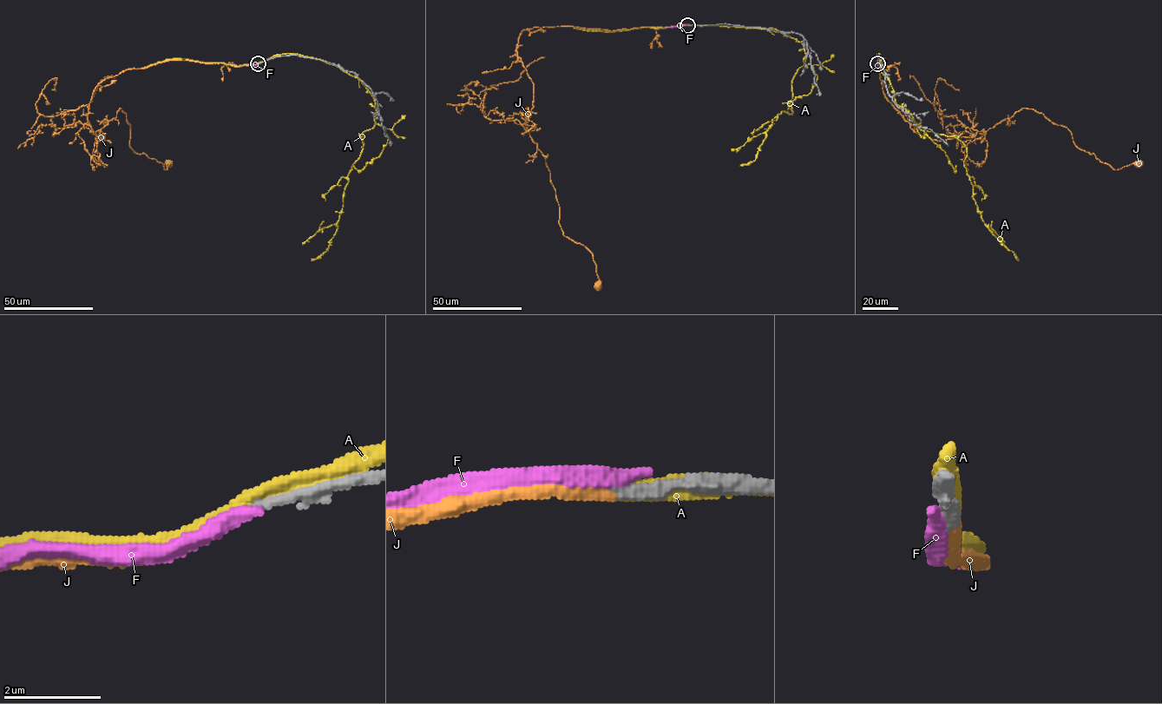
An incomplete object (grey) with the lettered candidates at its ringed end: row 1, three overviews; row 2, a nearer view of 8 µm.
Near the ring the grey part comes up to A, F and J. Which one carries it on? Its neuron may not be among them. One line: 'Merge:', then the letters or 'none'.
Merge: J

